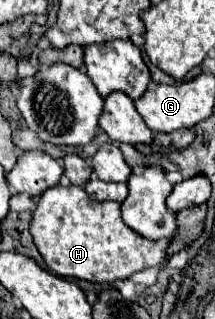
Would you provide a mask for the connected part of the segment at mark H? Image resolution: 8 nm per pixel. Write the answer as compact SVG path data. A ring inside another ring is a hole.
M56 185L40 195L32 213L30 233L50 271L60 277L76 277L92 283L114 283L136 271L154 267L166 257L164 251L168 247L168 239L148 241L132 233L124 225L116 201L92 201L82 187L74 185Z

